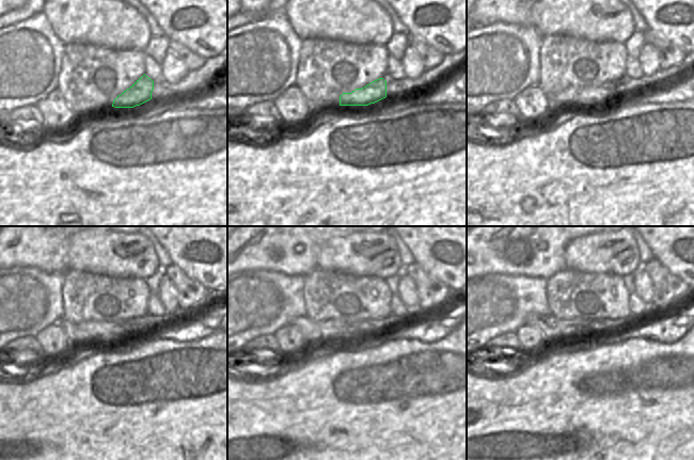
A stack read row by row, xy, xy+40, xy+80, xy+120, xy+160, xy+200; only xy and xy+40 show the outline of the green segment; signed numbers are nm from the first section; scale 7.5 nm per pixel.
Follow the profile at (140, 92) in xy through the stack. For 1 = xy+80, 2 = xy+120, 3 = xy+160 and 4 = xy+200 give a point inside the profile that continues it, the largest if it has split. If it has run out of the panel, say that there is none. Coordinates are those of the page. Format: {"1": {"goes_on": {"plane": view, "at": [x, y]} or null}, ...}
{"1": {"goes_on": {"plane": "xy+80", "at": [573, 95]}}, "2": {"goes_on": {"plane": "xy+120", "at": [87, 331]}}, "3": {"goes_on": {"plane": "xy+160", "at": [313, 331]}}, "4": {"goes_on": {"plane": "xy+200", "at": [552, 328]}}}

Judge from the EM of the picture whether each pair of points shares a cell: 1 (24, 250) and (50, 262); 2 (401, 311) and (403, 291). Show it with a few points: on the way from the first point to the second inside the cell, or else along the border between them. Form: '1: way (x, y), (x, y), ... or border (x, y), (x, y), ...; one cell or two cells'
1: way (30, 250), (38, 250), (44, 255); one cell
2: border (396, 294), (411, 314); two cells

